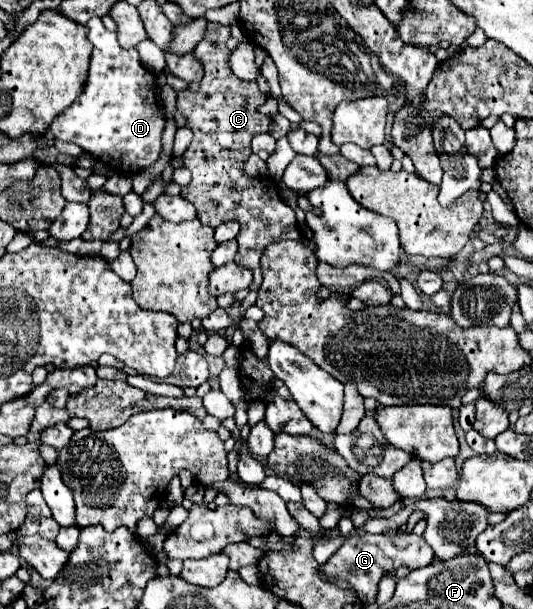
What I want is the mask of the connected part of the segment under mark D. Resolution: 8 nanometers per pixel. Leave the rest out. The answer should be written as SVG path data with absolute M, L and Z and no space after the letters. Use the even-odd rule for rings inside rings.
M91 18L87 28L93 54L85 88L81 96L53 120L51 134L57 140L81 146L97 158L105 158L101 162L115 170L139 172L149 168L161 156L161 132L165 126L163 110L157 104L157 78L143 66L135 48L125 50L117 44L117 34L105 30L101 18Z

